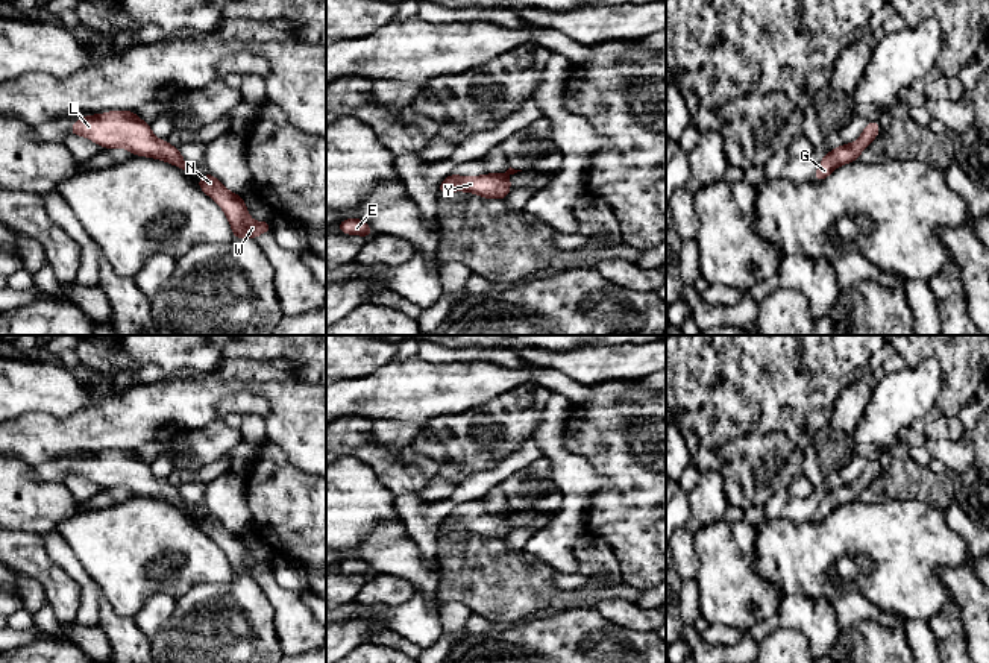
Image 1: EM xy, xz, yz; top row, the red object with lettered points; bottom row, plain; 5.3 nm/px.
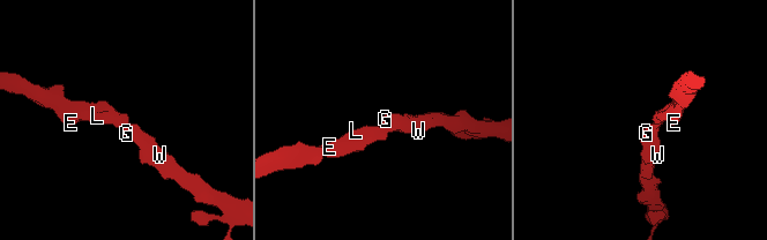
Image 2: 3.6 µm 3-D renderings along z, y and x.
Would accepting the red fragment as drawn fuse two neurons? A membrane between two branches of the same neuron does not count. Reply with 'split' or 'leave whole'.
leave whole

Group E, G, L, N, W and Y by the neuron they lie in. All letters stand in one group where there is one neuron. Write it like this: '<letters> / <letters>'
E G L N W Y

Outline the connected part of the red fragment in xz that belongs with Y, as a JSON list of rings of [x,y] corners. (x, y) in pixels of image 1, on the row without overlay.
[[[510,507],[502,514],[485,513],[478,517],[466,517],[452,513],[438,525],[438,536],[447,534],[451,531],[467,531],[479,534],[488,540],[491,539],[505,540],[508,533],[513,529],[508,517],[517,511],[522,510],[514,510]]]

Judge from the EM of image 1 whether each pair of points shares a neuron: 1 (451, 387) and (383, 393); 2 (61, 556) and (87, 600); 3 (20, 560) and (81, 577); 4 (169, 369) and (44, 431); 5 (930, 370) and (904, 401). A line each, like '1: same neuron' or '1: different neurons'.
1: same neuron
2: same neuron
3: different neurons
4: different neurons
5: same neuron

